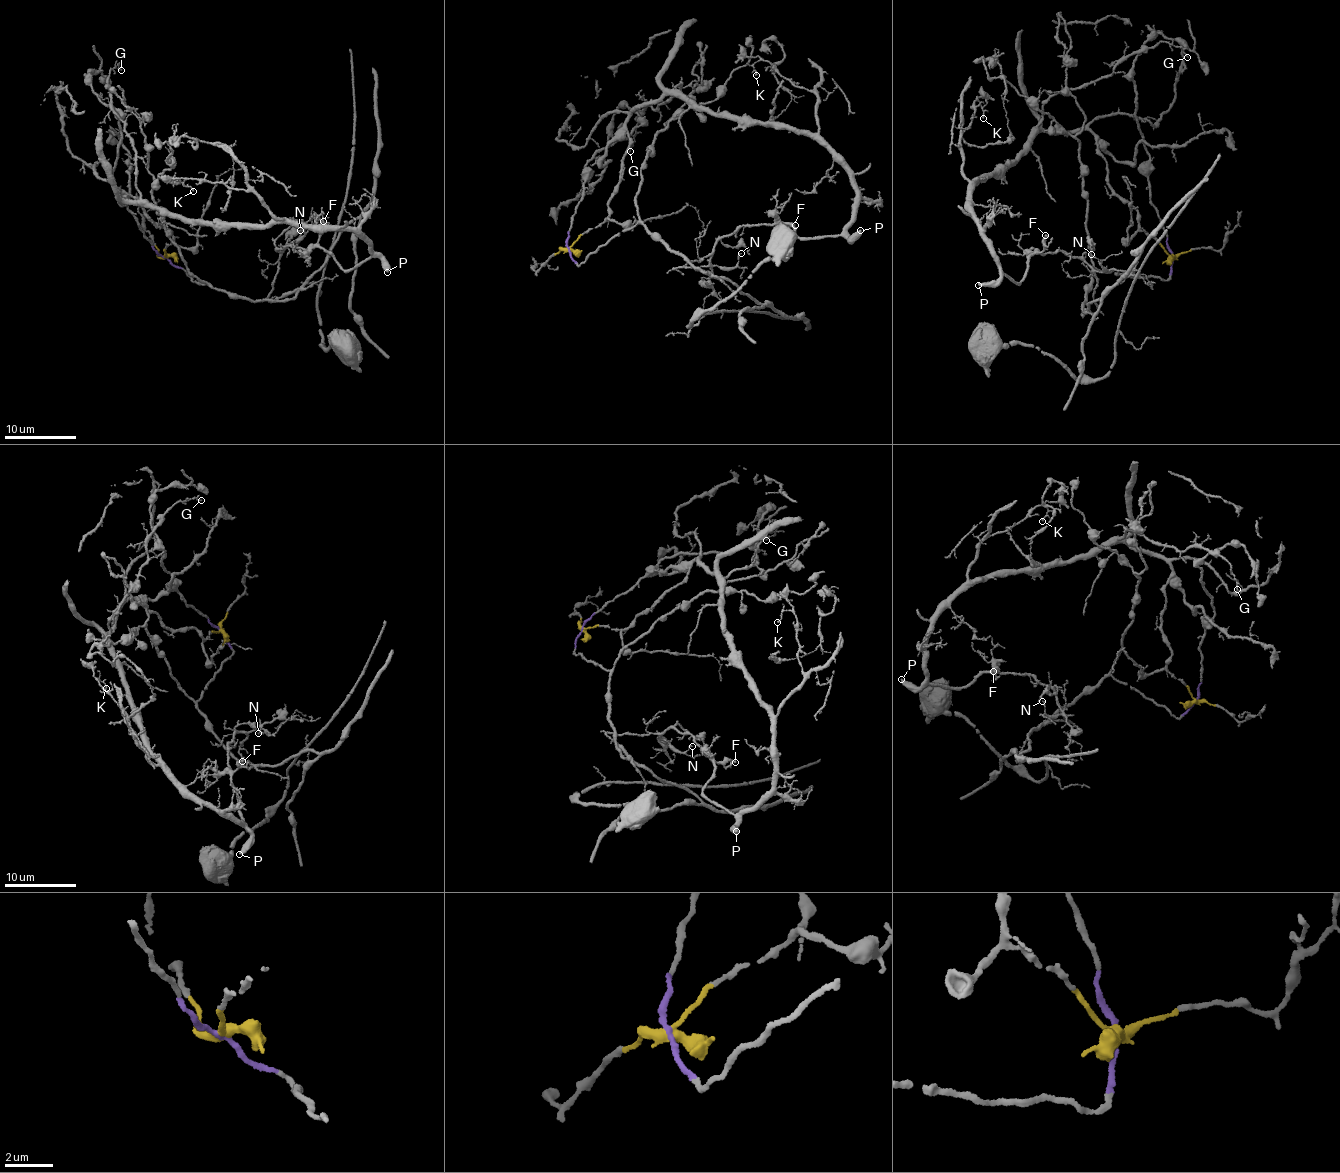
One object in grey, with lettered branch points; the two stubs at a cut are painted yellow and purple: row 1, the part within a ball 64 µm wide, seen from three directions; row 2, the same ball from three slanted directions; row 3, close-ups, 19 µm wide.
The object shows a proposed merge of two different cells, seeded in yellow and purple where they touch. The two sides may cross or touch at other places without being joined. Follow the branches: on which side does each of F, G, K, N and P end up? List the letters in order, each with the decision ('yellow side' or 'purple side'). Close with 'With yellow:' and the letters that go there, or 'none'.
F: yellow side
G: yellow side
K: yellow side
N: yellow side
P: yellow side
With yellow: F, G, K, N, P

